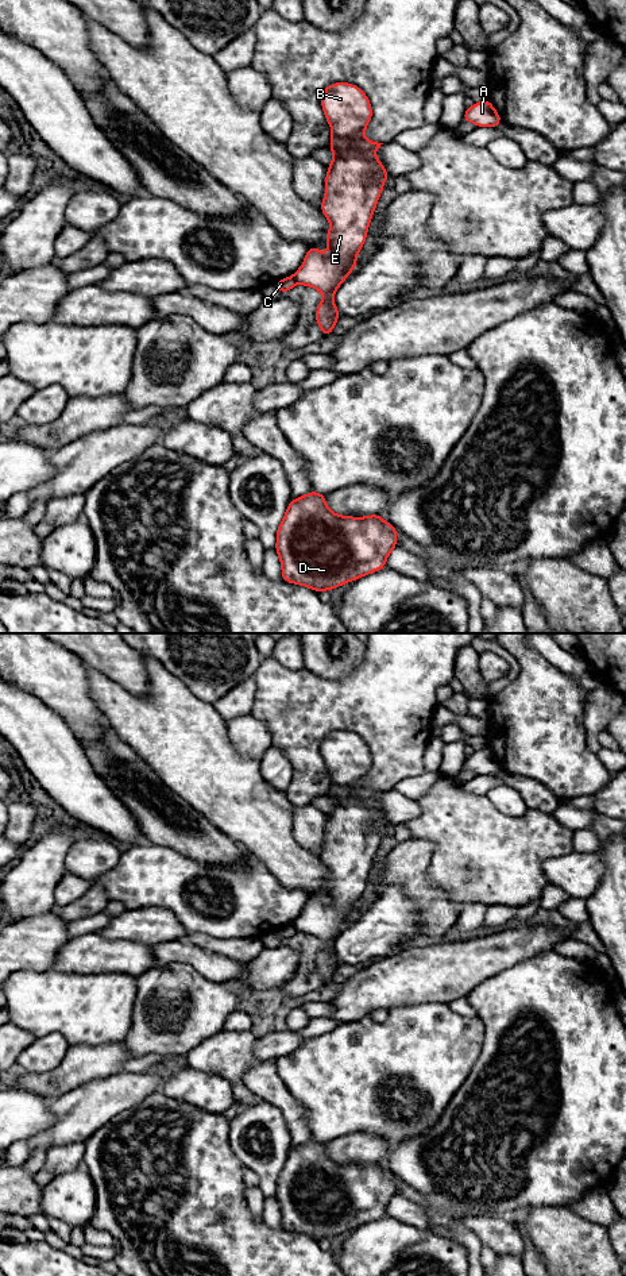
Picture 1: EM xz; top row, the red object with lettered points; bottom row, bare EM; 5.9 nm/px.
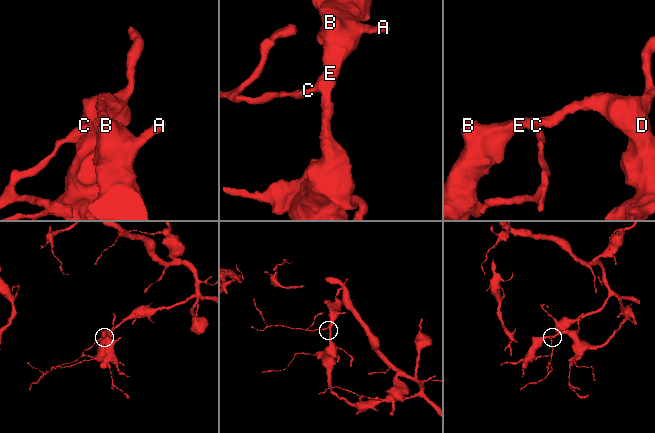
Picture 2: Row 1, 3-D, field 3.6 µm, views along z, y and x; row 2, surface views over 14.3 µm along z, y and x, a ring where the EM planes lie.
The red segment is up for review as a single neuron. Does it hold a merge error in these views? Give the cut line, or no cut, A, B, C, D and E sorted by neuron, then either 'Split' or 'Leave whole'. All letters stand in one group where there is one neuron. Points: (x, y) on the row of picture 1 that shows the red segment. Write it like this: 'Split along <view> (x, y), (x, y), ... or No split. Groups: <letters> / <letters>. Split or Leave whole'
Split along xz (292, 277), (297, 281). Groups: A B D E / C. Split

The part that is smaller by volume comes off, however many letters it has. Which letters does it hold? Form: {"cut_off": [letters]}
{"cut_off": ["C"]}

